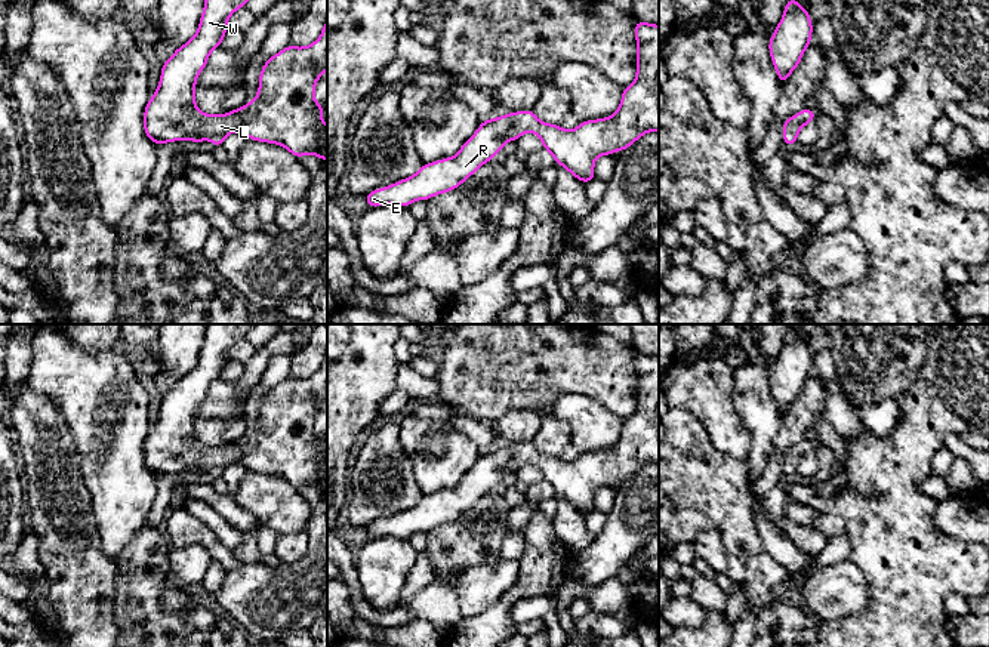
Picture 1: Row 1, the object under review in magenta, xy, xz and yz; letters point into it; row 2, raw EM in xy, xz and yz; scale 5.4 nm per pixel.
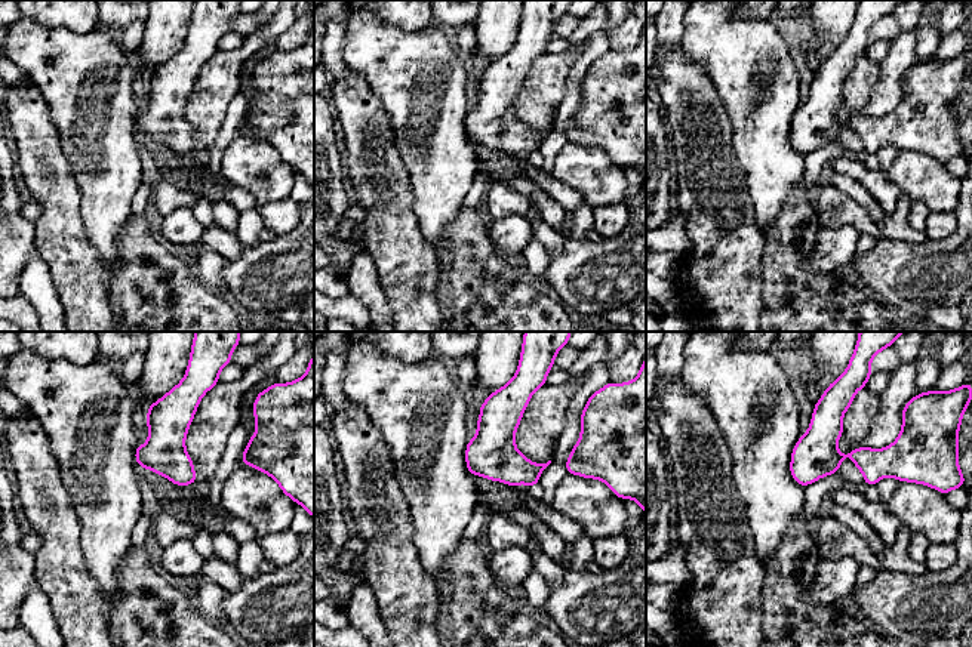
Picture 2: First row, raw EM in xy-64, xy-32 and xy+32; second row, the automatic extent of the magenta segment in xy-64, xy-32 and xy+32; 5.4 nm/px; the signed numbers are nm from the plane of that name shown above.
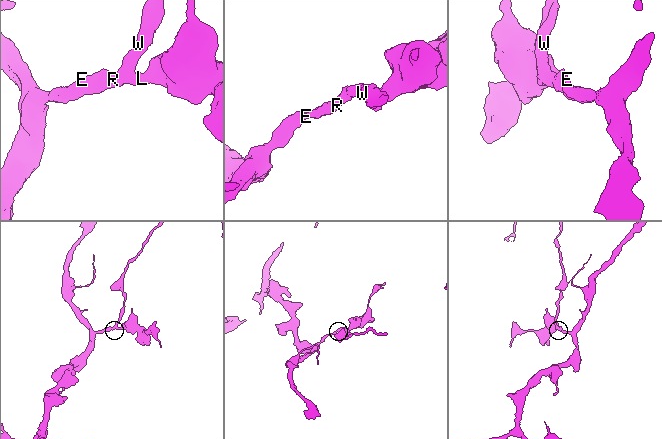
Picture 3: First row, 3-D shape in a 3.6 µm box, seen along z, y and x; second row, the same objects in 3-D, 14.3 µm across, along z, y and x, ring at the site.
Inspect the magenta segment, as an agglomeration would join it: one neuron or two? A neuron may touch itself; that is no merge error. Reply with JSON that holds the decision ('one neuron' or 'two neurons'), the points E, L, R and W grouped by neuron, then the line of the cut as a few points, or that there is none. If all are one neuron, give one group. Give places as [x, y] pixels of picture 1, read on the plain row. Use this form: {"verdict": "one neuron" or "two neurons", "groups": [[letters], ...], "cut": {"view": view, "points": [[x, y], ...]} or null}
{"verdict": "one neuron", "groups": [["E", "L", "R", "W"]], "cut": null}

